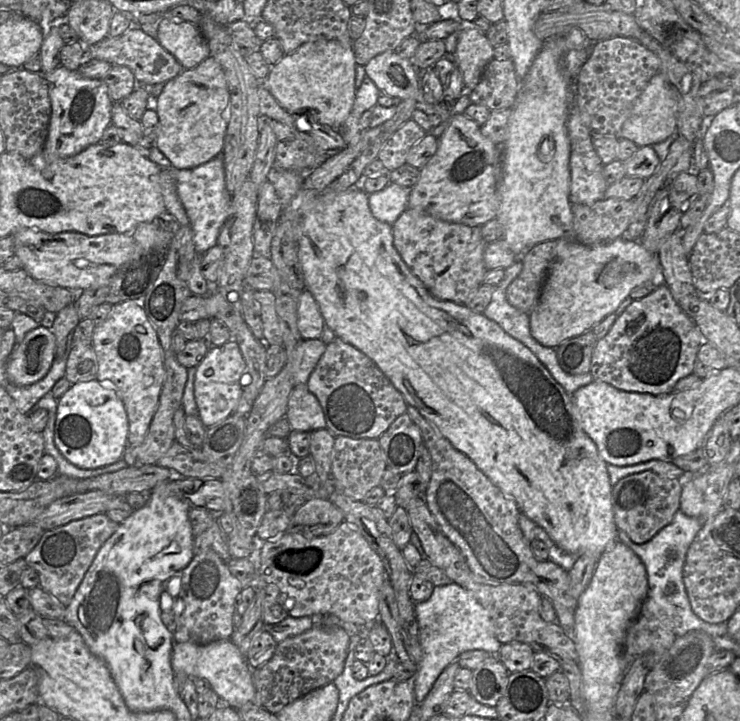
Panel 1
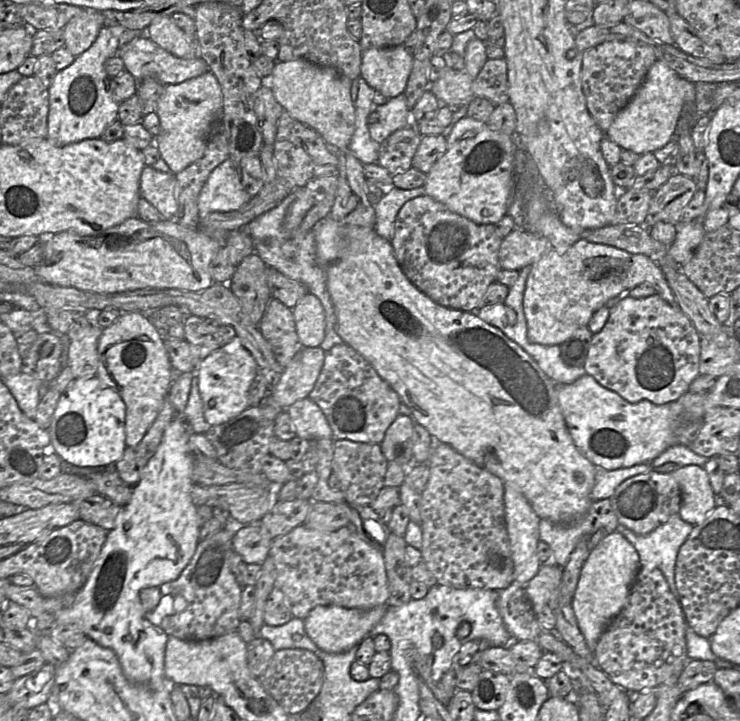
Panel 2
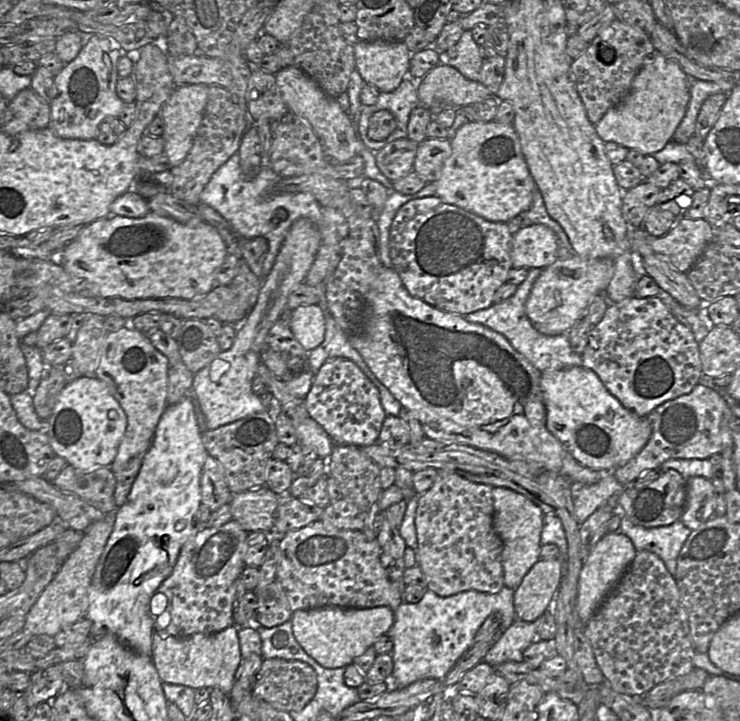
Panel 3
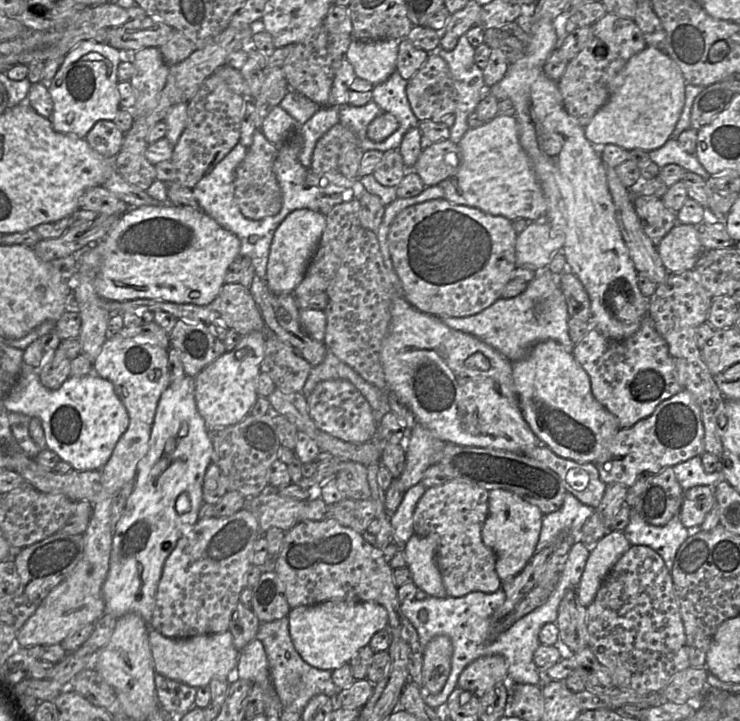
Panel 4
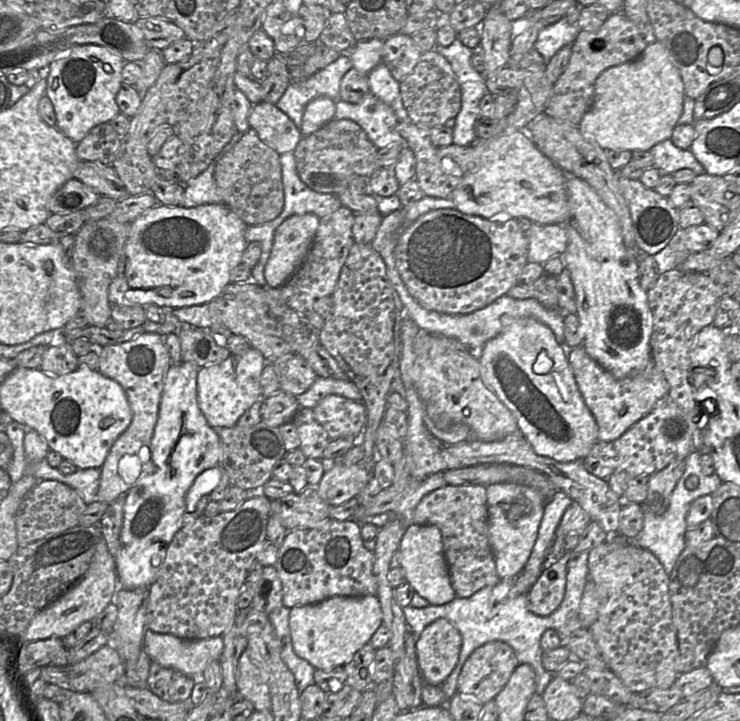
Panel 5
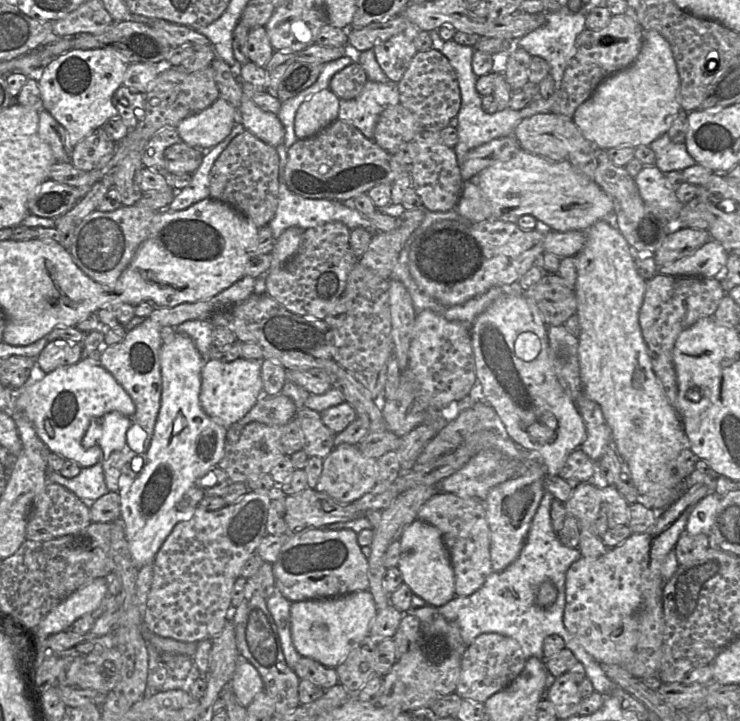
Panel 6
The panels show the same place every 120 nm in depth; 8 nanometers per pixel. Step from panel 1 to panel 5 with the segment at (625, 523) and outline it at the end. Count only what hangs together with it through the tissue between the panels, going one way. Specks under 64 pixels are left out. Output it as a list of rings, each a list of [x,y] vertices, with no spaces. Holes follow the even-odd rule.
[[[685,460],[670,463],[650,476],[646,499],[641,505],[643,511],[663,515],[670,504],[670,496],[685,470]]]

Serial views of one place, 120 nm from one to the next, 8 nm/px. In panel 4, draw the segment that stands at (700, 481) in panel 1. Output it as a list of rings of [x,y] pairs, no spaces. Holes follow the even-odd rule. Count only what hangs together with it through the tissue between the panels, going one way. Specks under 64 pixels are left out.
[[[697,485],[685,492],[679,516],[686,528],[699,529],[713,506],[714,490],[715,487]]]

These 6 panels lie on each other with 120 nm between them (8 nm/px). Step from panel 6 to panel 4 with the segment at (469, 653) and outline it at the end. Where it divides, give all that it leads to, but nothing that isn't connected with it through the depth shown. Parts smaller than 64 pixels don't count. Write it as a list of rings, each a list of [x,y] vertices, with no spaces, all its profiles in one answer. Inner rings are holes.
[[[495,654],[471,662],[461,672],[457,685],[480,699],[489,689],[507,680],[508,662],[502,655]]]

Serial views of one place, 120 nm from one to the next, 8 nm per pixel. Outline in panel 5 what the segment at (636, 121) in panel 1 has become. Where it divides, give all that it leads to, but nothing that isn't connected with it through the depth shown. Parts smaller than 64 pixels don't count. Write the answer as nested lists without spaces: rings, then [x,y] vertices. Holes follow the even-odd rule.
[[[658,40],[648,44],[633,61],[610,67],[596,80],[594,100],[578,127],[581,133],[603,149],[650,151],[656,144],[670,139],[684,107],[684,86],[680,72],[667,48]]]

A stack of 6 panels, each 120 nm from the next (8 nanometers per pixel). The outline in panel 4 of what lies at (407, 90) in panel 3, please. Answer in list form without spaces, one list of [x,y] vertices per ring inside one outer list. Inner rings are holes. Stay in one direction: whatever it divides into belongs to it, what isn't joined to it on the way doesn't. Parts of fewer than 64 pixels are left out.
[[[394,71],[389,78],[372,89],[372,100],[386,113],[395,116],[399,122],[399,128],[382,142],[373,142],[365,135],[362,140],[364,146],[370,150],[387,152],[398,150],[406,132],[418,127],[419,121],[411,110],[407,95],[407,81],[398,71]]]

